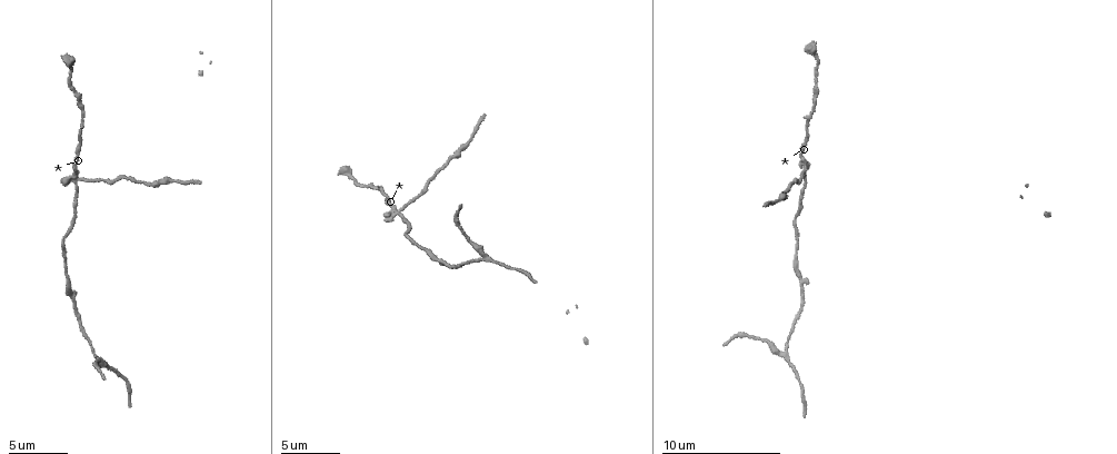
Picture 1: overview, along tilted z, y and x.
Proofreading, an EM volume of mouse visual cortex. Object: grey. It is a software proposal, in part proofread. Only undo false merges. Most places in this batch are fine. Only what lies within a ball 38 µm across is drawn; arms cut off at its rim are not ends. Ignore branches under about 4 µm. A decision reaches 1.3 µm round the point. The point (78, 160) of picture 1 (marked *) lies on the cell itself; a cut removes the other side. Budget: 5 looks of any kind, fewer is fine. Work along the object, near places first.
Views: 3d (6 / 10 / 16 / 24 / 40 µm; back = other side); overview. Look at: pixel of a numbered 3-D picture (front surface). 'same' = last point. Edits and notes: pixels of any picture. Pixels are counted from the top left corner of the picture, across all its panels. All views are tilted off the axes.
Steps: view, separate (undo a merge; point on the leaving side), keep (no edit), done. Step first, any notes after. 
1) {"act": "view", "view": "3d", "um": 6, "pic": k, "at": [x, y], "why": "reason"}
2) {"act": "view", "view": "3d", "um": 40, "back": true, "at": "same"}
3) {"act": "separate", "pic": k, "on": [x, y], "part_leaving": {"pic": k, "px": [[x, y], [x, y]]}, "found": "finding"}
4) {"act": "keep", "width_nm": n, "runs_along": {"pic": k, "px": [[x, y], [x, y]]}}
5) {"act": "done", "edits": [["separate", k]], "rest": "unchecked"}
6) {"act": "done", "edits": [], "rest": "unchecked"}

{"act": "view", "view": "3d", "um": 10, "pic": 1, "at": [397, 212], "why": "looks like a crossing"}

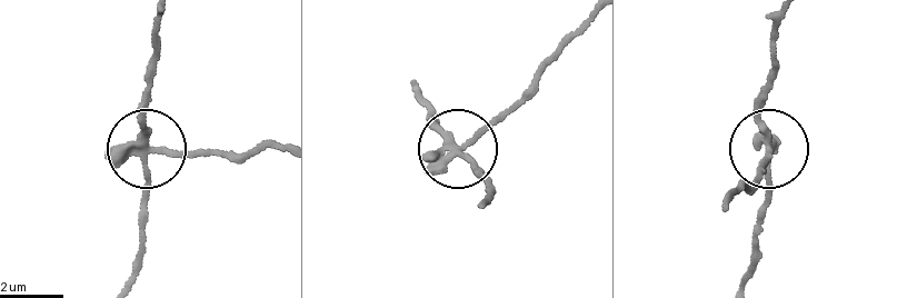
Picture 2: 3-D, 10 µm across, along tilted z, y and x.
{"act": "separate", "pic": 2, "on": [187, 152], "side_arm_um": 26, "part_leaving": {"pic": 2, "px": [[145, 149], [282, 147]]}, "found": "a second cell is stuck on"}

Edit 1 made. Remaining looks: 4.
{"act": "view", "view": "overview"}

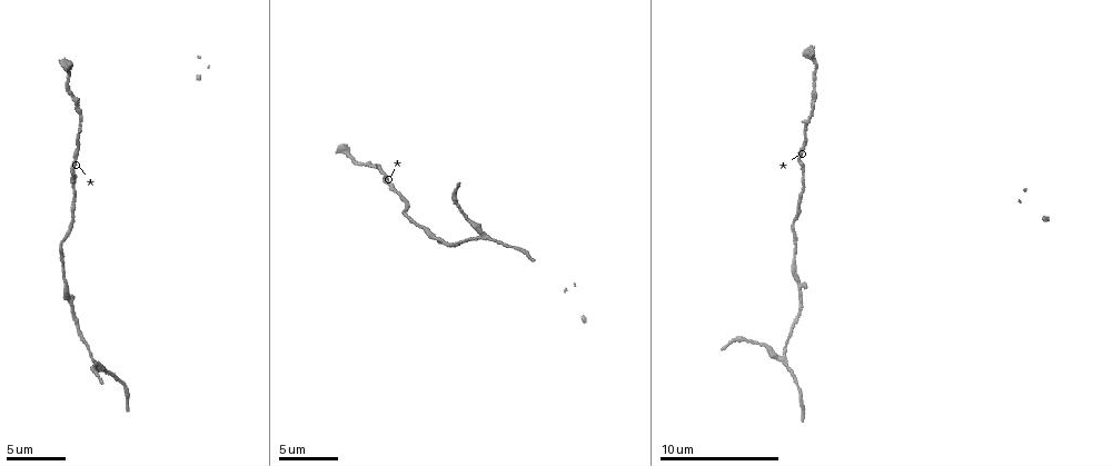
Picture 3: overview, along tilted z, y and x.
{"act": "view", "view": "3d", "um": 6, "pic": 3, "at": [63, 279], "why": "calibre changes"}

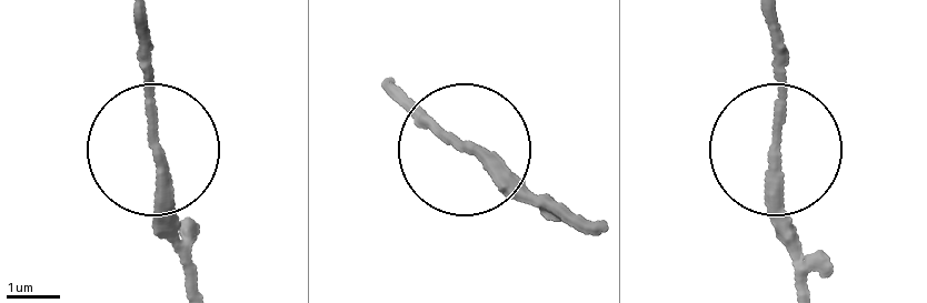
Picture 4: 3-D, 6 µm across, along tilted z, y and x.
{"act": "view", "view": "3d", "um": 6, "back": true, "pic": 4, "at": [469, 149]}

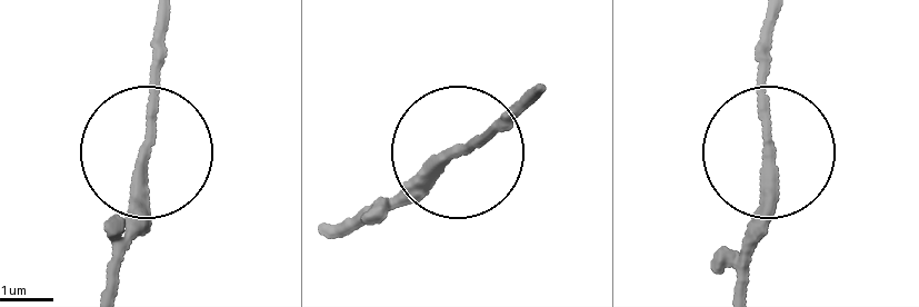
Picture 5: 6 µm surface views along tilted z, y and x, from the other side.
{"act": "keep", "runs_along": {"pic": 5, "px": [[162, 16], [150, 219], [118, 288]]}, "found": "continuous, no second cell"}

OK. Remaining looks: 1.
{"act": "view", "view": "3d", "um": 6, "pic": 3, "at": [93, 358], "why": "calibre changes"}

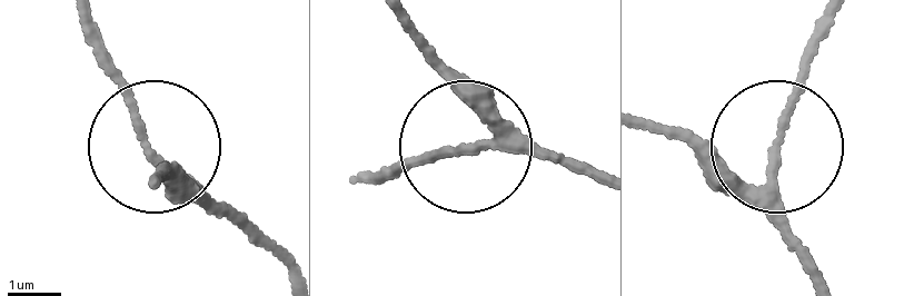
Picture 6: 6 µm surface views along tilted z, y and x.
{"act": "keep", "runs_along": {"pic": 6, "px": [[834, 9], [784, 128], [782, 199], [800, 262]]}, "found": "one cell here"}

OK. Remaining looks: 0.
{"act": "done", "edits": [["separate", 2]], "rest": "unchecked"}

